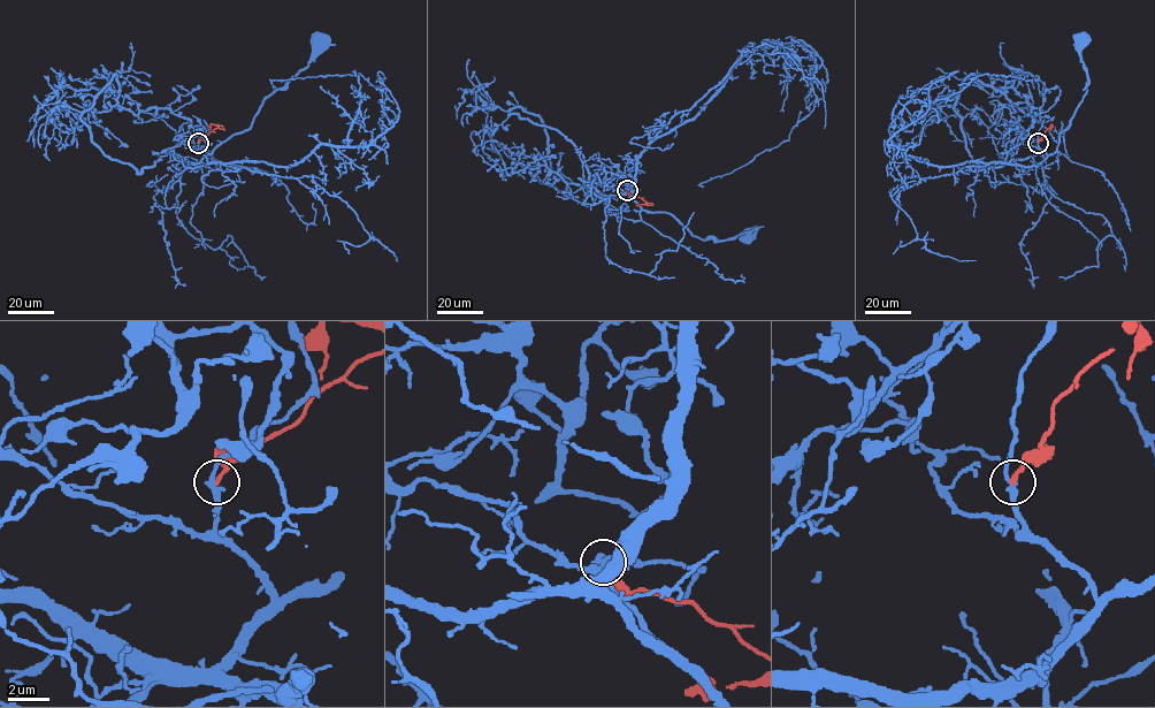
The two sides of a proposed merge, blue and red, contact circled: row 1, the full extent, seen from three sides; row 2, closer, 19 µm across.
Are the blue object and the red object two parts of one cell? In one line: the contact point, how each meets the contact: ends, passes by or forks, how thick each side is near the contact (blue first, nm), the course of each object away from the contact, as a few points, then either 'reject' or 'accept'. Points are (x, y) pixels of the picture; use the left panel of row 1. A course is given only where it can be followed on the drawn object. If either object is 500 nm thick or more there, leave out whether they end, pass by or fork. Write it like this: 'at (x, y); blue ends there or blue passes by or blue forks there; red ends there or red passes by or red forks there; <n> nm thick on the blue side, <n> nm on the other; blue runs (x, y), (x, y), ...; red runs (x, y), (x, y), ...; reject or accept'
at (198, 143); blue passes by; red ends there; 280 nm thick on the blue side, 240 nm on the other; blue runs (198, 142), (198, 147), (209, 154), (234, 135), (250, 127), (265, 99), (307, 66), (321, 43), (319, 39); red runs (198, 142), (218, 127), (211, 124), (209, 131); reject

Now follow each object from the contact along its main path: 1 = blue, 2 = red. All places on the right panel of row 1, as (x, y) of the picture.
1: (1038, 142), (1047, 154), (1052, 154), (1058, 135), (1068, 127), (1086, 91), (1081, 39)
2: (1038, 142), (1052, 124), (1050, 131)

